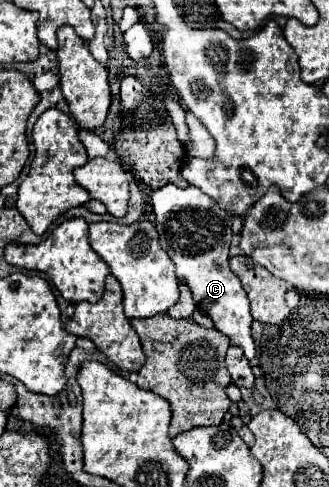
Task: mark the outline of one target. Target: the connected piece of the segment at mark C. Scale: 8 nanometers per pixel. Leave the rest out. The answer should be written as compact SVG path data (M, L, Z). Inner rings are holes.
M164 185L150 199L156 215L156 229L160 233L160 245L176 263L176 277L190 287L196 307L214 321L216 329L224 333L232 345L242 347L244 355L252 359L254 341L250 333L250 301L240 285L240 279L228 265L232 217L222 211L212 197L208 197L194 185L188 185L186 189Z

